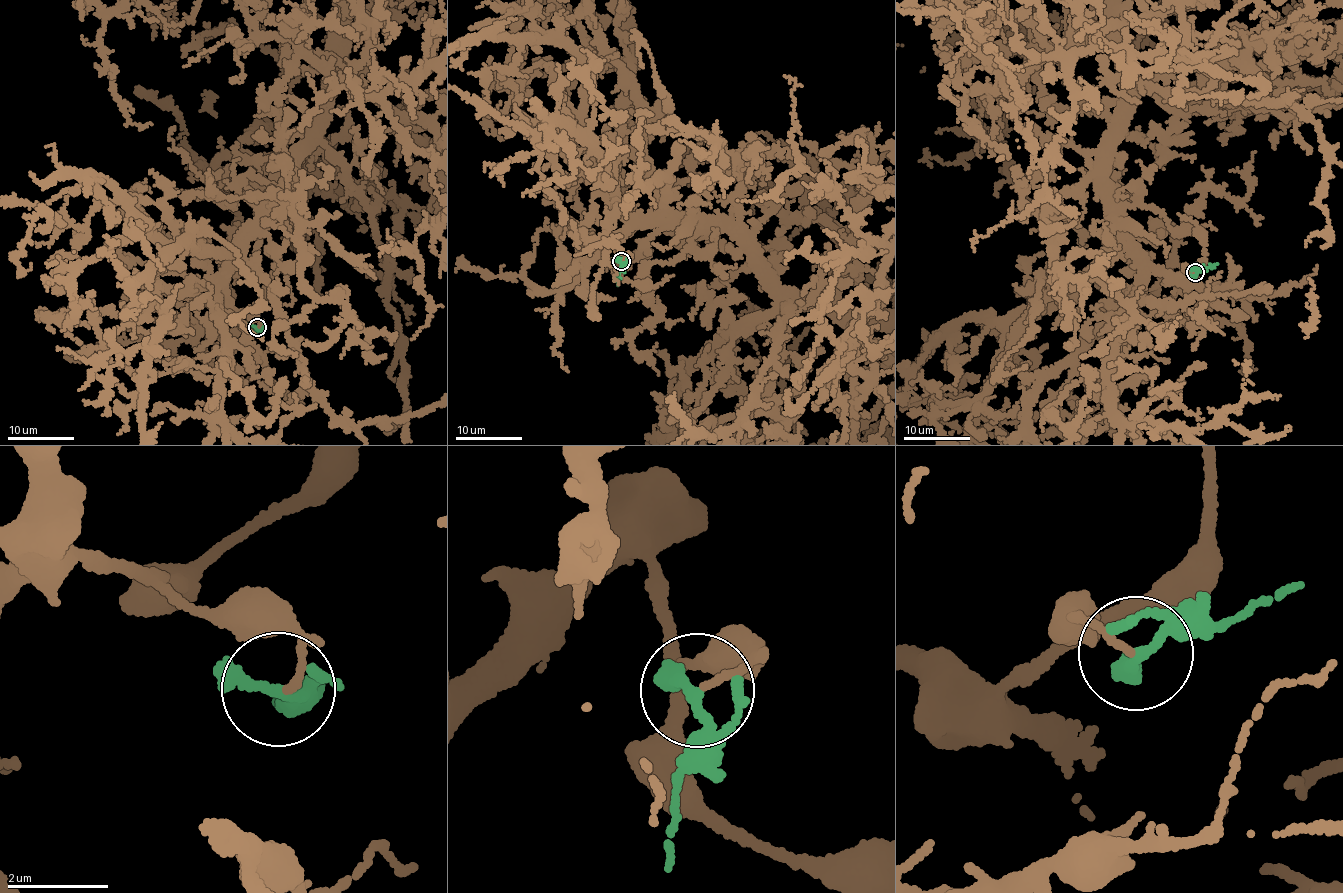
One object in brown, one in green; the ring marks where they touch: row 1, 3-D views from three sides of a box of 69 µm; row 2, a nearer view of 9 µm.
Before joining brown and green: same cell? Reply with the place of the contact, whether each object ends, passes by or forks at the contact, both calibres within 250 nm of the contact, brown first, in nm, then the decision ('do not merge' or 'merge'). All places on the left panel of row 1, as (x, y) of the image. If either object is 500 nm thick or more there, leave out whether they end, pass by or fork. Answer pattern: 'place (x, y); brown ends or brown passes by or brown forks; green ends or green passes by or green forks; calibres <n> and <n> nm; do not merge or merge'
place (257, 327); brown ends; green forks; calibres 130 and 170 nm; do not merge

